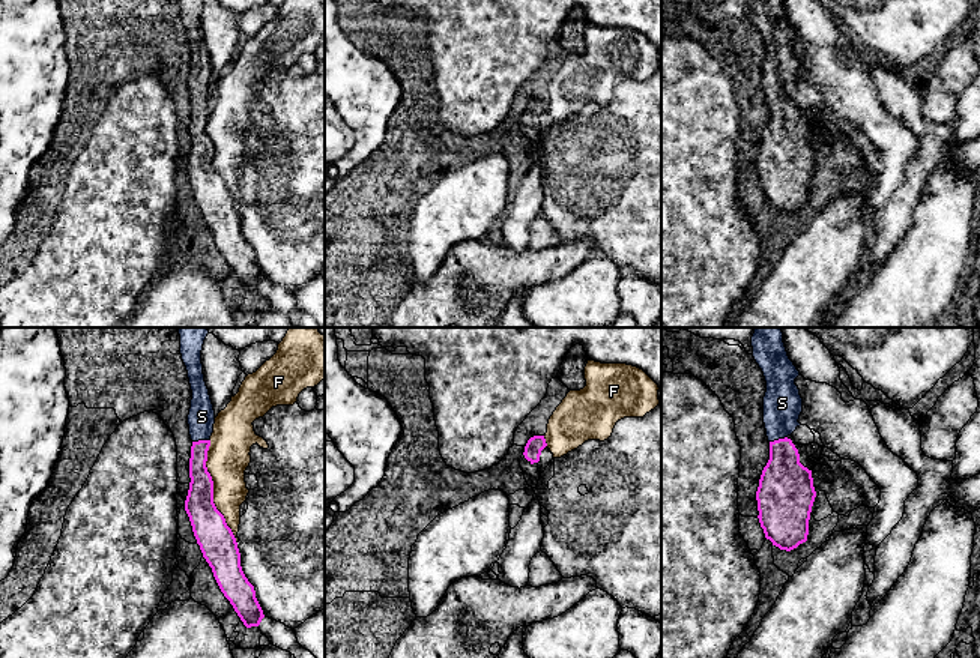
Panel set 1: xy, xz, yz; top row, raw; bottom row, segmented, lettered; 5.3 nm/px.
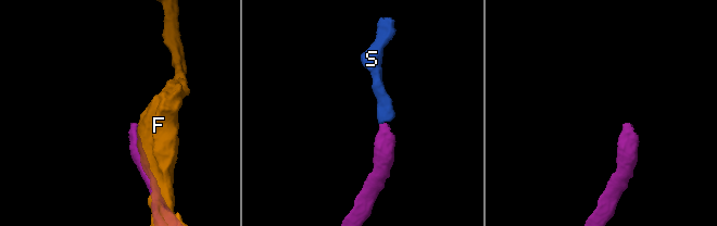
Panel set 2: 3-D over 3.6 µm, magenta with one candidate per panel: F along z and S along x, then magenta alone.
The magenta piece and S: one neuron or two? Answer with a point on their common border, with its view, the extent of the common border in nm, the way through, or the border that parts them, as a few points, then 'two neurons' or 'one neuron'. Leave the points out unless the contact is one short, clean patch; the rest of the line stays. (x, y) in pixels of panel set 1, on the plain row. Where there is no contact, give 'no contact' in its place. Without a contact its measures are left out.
meets magenta in yz at (777, 104); contact 100 nm long; runs through yz (785, 149), (783, 117), (777, 104), (782, 66); one neuron

